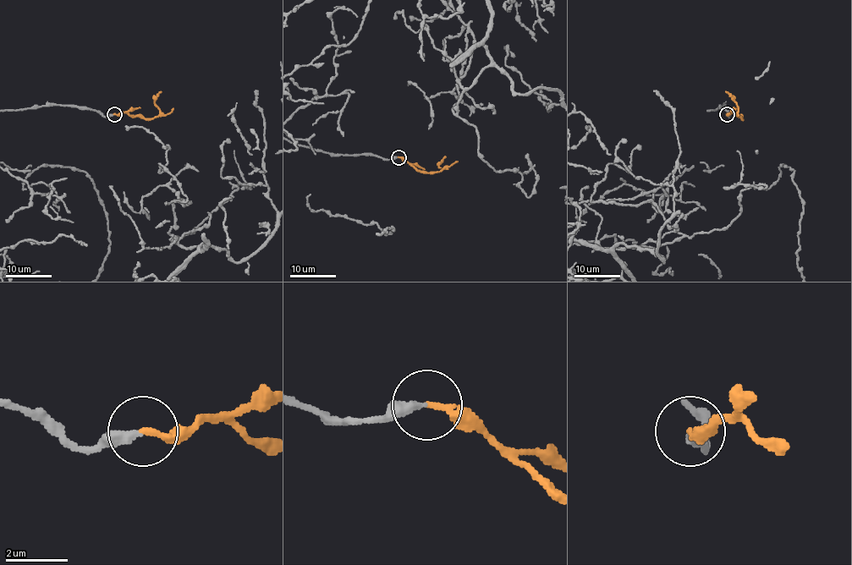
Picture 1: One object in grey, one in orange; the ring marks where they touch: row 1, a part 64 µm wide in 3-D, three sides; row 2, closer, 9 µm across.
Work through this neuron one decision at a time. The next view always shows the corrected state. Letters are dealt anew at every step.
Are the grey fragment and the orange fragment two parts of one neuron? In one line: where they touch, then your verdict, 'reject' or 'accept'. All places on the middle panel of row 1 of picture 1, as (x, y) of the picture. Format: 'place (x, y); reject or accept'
place (398, 157); accept

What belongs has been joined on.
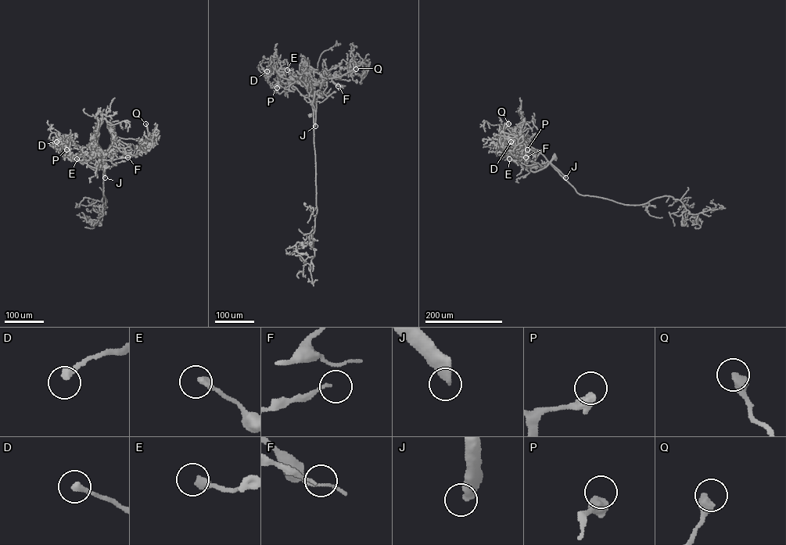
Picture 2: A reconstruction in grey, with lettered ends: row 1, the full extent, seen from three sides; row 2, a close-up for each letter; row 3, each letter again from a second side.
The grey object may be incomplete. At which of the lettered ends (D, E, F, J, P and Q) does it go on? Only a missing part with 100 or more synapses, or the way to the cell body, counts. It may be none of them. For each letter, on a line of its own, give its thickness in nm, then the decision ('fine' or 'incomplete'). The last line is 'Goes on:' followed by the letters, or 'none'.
D: 320 nm | fine
E: 320 nm | fine
F: 70 nm | fine
J: 440 nm | incomplete
P: 550 nm | fine
Q: 440 nm | fine
Goes on: J

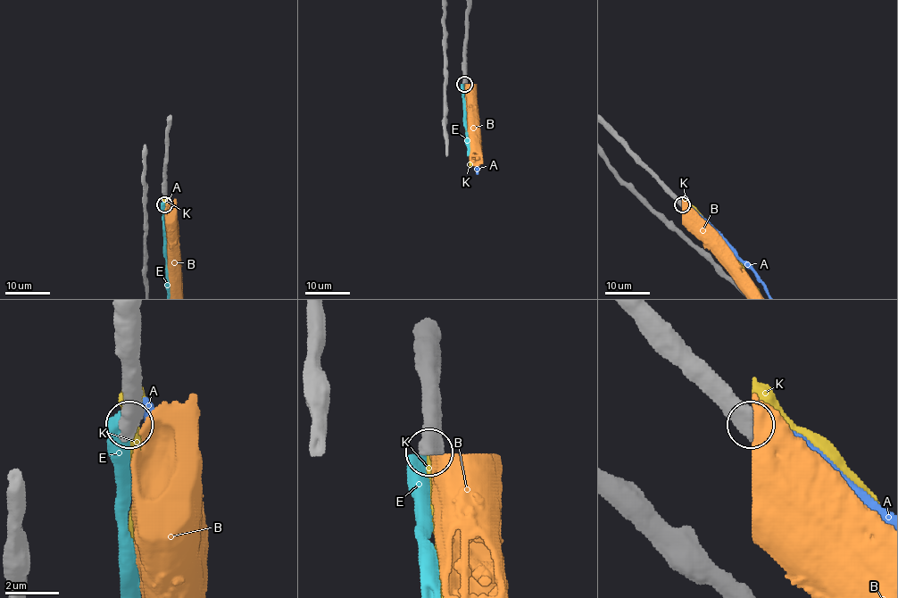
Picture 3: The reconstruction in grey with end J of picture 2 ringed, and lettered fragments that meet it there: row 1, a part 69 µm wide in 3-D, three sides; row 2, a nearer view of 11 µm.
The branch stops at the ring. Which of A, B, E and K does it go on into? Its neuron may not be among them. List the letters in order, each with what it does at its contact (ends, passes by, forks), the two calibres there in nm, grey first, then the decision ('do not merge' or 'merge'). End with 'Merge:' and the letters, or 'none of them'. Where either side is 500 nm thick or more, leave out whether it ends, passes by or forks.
A: it ends there; 440 nm thick on the grey side, 440 nm on the other; do not merge
B: 650 nm thick on the grey side, 550 nm on the other; do not merge
E: 700 nm thick on the grey side, 500 nm on the other; do not merge
K: 700 nm thick on the grey side, 440 nm on the other; do not merge
Merge: none of them

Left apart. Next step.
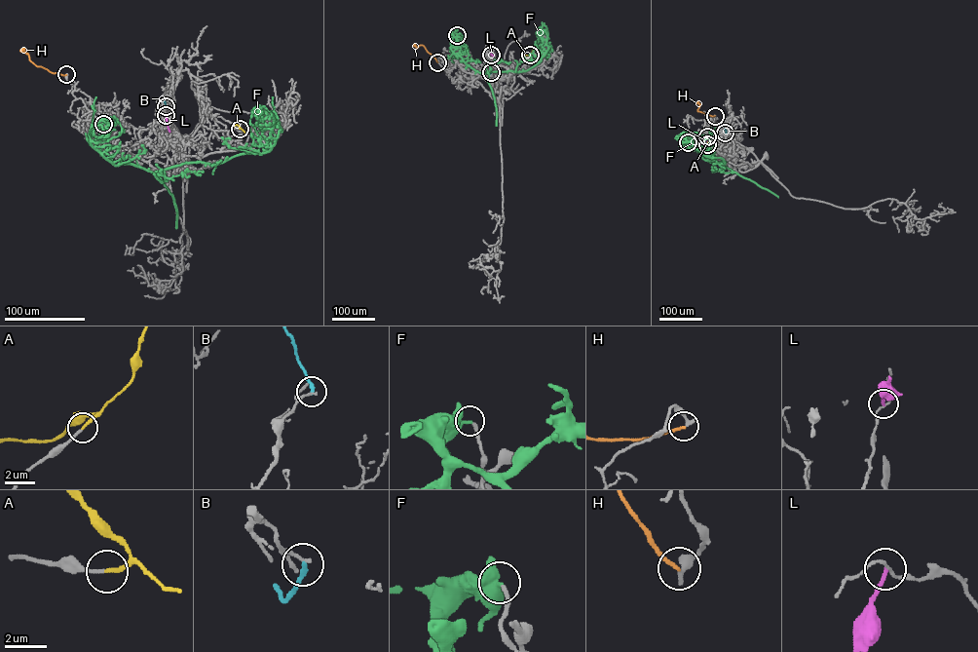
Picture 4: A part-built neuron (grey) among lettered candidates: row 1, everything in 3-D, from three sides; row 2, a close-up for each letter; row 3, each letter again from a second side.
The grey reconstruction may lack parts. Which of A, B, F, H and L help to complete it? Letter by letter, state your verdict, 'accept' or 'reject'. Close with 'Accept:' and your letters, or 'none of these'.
A: accept
B: reject
F: reject
H: reject
L: reject
Accept: A

